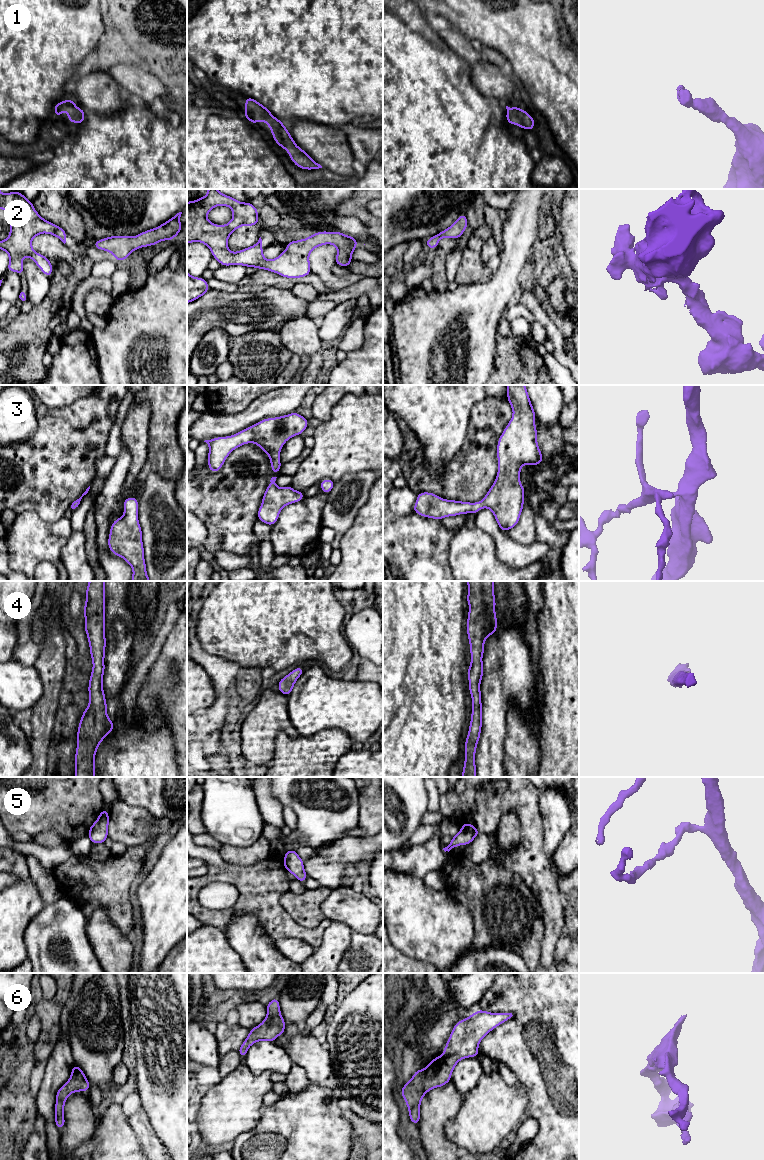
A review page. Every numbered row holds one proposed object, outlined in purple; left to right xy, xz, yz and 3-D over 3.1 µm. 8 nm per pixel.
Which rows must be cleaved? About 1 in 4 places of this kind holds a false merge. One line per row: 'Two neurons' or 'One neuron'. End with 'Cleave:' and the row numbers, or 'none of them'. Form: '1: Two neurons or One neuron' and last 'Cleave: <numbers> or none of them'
1: One neuron
2: One neuron
3: One neuron
4: One neuron
5: One neuron
6: One neuron
Cleave: none of them

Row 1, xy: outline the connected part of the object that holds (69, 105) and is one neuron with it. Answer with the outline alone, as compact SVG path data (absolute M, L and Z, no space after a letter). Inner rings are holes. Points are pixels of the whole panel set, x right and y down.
M65 99L61 103L56 103L54 106L54 116L59 117L63 111L68 112L68 123L74 122L81 125L85 119L85 111L77 108L73 100Z

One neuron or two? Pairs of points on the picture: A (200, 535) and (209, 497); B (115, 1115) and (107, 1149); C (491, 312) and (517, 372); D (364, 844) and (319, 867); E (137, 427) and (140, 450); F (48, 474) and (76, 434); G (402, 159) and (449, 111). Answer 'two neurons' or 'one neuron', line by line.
A: two neurons
B: one neuron
C: two neurons
D: one neuron
E: one neuron
F: one neuron
G: one neuron

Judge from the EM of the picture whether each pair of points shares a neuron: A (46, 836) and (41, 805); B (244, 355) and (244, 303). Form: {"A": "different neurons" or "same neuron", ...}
{"A": "different neurons", "B": "different neurons"}

